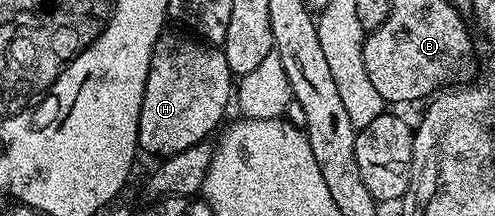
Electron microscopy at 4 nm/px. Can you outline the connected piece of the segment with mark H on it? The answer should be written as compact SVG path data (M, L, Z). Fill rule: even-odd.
M163 34L155 42L149 73L145 83L145 93L139 114L137 143L156 158L174 156L191 146L208 141L213 131L218 131L217 123L231 108L231 97L235 92L235 77L227 66L227 58L220 47L189 36L169 36Z

